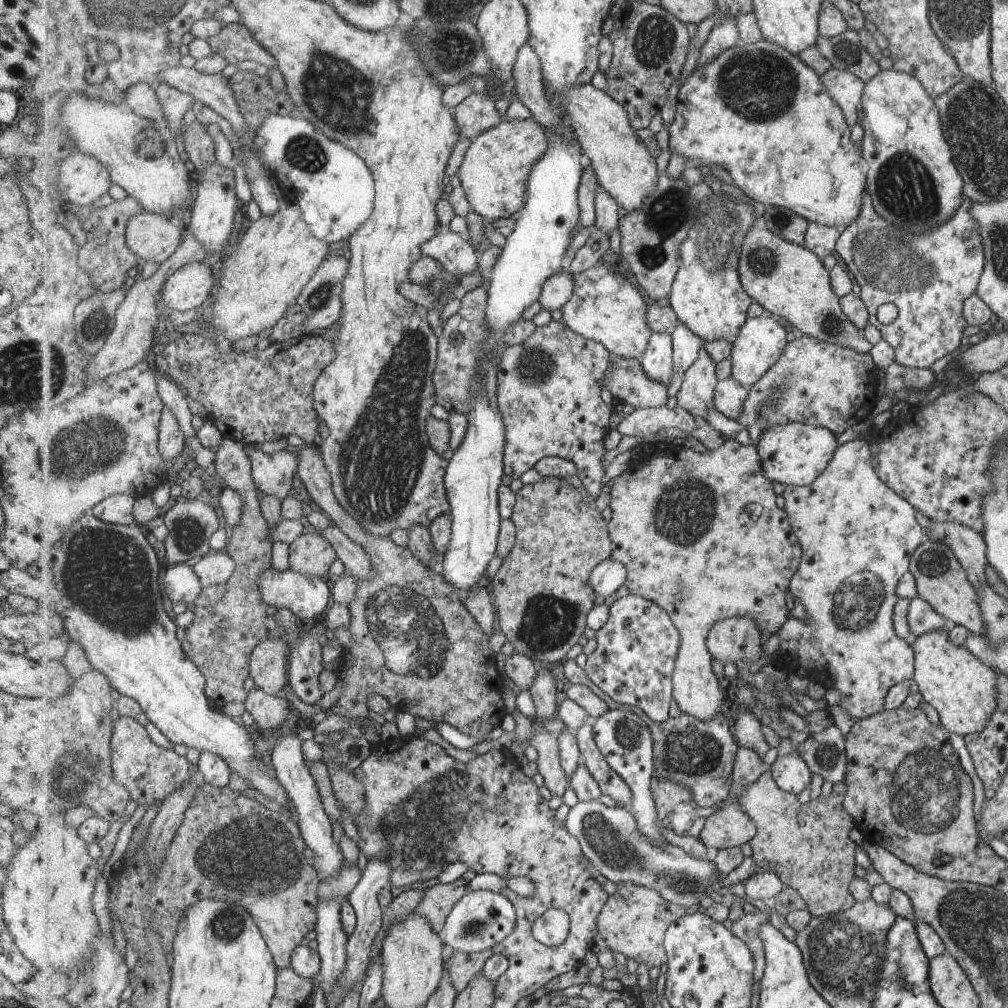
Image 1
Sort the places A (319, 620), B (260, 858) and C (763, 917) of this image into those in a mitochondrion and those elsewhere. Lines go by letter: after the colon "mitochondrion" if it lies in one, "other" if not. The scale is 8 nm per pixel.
A: other
B: mitochondrion
C: other

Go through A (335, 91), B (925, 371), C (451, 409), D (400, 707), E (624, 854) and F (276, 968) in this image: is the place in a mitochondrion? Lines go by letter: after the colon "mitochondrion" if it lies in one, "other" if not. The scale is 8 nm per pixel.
A: mitochondrion
B: other
C: other
D: other
E: mitochondrion
F: other

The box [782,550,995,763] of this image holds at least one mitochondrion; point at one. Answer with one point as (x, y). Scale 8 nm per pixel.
(867, 589)

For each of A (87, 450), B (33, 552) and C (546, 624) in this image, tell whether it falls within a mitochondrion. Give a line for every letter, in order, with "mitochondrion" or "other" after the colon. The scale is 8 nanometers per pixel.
A: mitochondrion
B: other
C: mitochondrion

